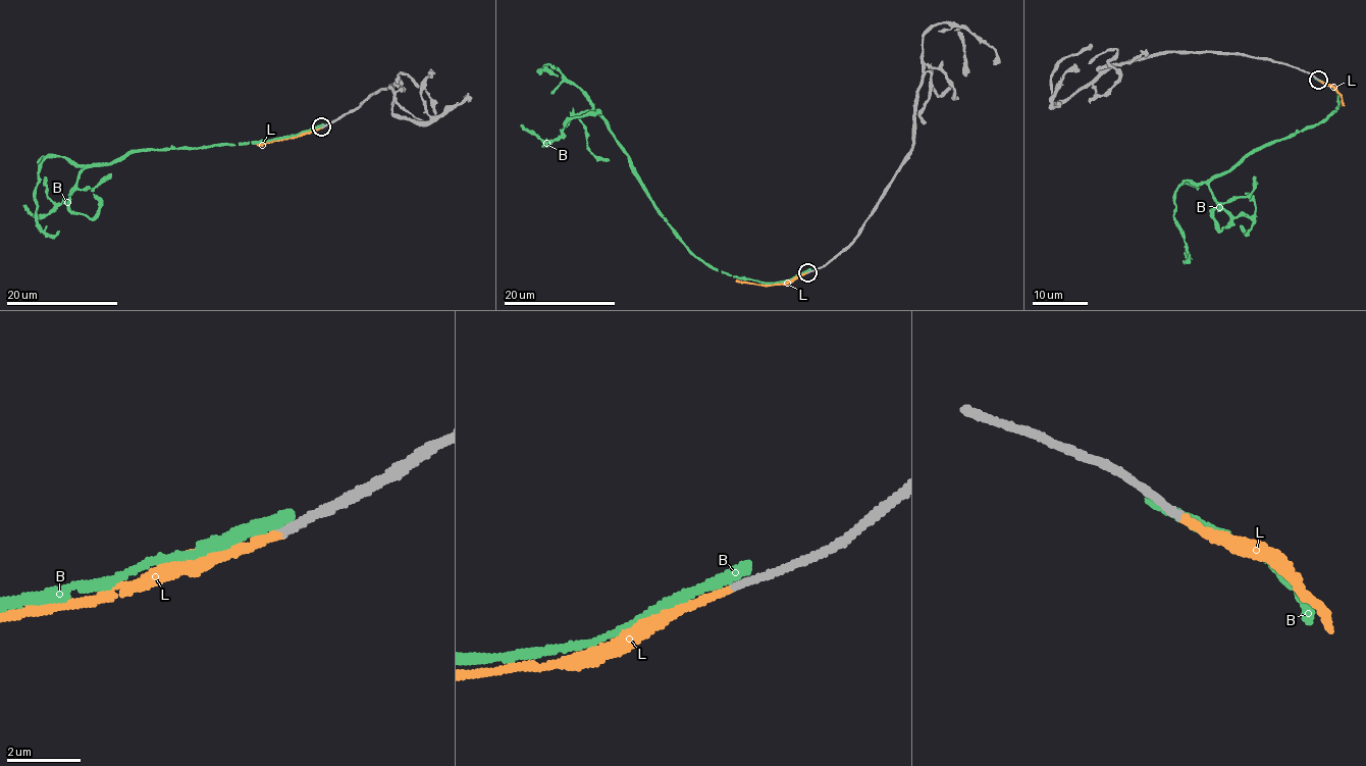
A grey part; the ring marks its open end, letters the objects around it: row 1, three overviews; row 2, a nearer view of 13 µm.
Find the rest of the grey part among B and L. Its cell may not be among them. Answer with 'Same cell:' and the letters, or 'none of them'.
Same cell: L

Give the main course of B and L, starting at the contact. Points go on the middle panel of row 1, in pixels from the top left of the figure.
B: (808, 271), (765, 283), (704, 264), (663, 216), (608, 119), (558, 69), (545, 64), (539, 69), (558, 75)
L: (808, 272), (771, 285), (735, 282)

